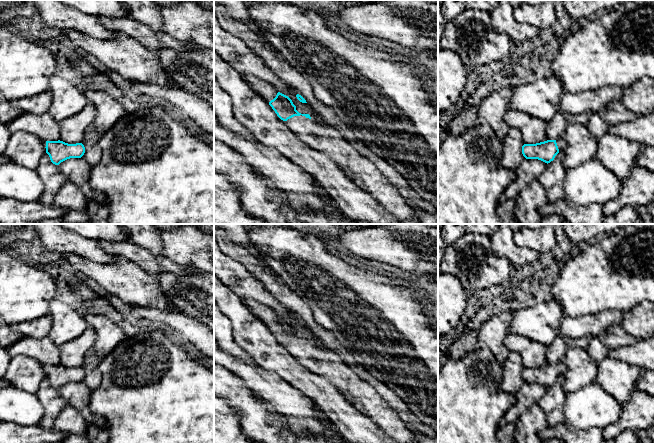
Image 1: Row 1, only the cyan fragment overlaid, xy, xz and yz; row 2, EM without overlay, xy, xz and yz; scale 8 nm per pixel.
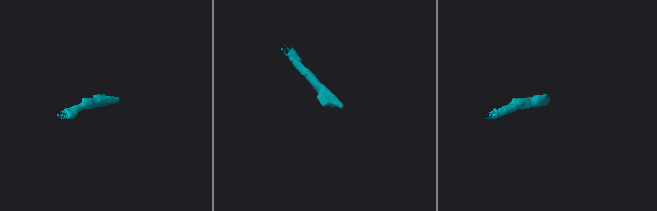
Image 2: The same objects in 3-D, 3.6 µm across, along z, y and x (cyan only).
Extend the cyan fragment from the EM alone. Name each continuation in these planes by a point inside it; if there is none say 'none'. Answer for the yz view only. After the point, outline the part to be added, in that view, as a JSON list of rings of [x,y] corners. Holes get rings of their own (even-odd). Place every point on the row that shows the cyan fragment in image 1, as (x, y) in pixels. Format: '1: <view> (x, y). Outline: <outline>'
1: yz (561, 142). Outline: [[[561,137],[561,138],[558,138],[556,140],[556,143],[557,143],[557,146],[558,146],[558,149],[559,149],[559,152],[562,152],[566,146],[566,140],[564,137]]]

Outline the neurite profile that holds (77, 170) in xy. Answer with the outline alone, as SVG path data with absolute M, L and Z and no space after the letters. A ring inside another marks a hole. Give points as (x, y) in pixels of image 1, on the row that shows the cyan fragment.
M70 158L58 165L61 172L69 179L70 182L77 185L90 200L99 203L106 202L104 193L93 190L89 184L89 175L92 166L82 158Z

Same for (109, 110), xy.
M88 90L85 96L96 108L92 127L100 134L107 132L127 114L127 106L102 90Z

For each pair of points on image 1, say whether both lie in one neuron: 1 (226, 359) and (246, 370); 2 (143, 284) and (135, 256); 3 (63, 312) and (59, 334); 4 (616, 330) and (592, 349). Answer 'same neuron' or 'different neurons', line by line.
1: same neuron
2: different neurons
3: same neuron
4: same neuron

